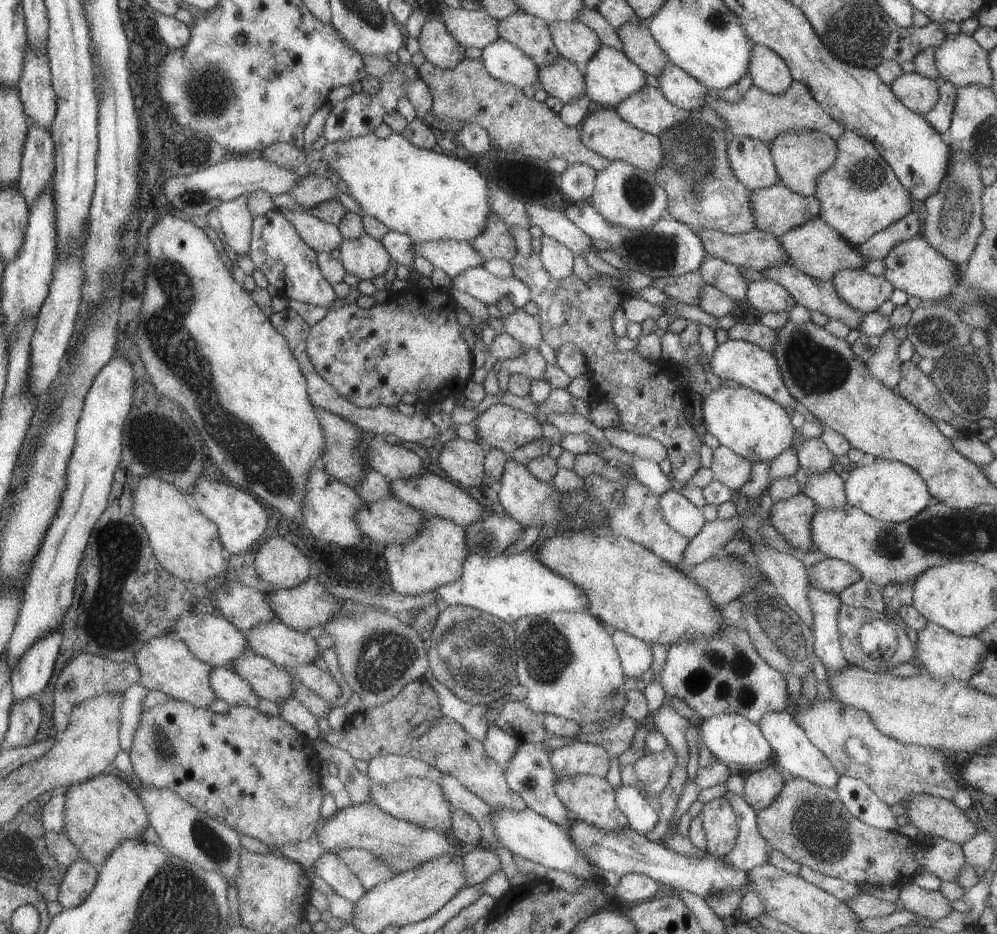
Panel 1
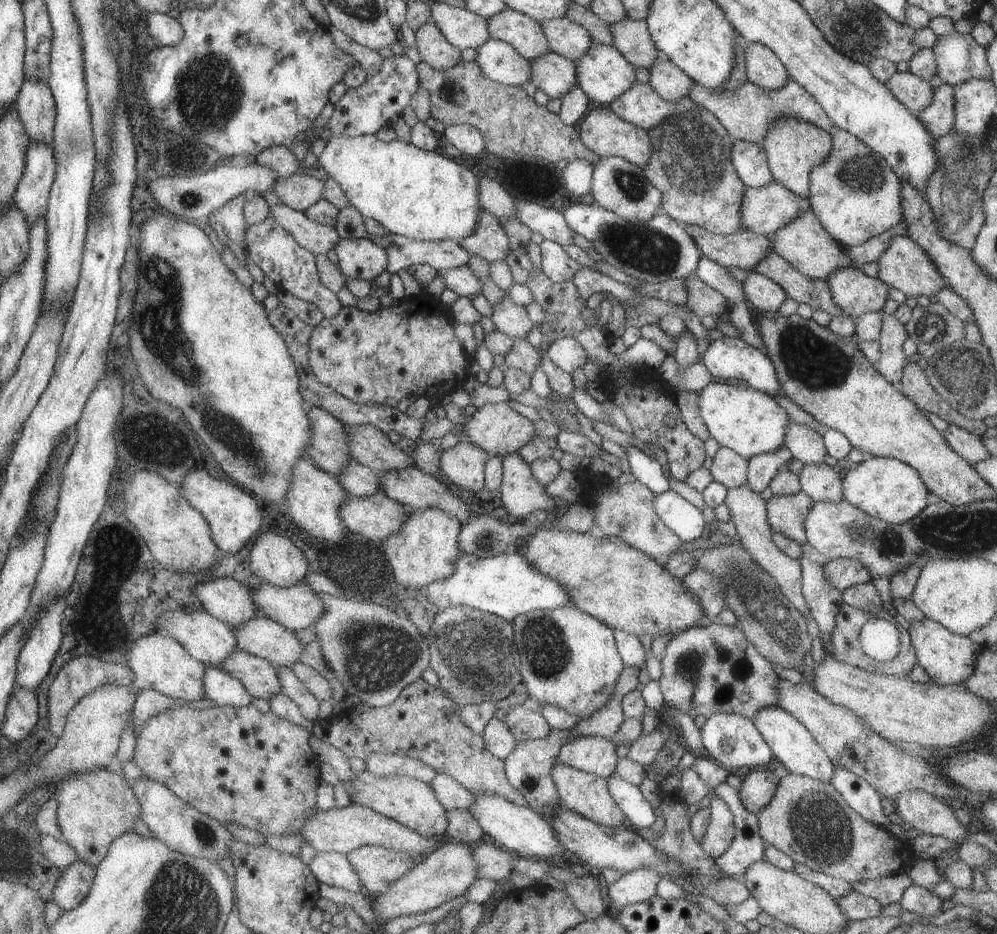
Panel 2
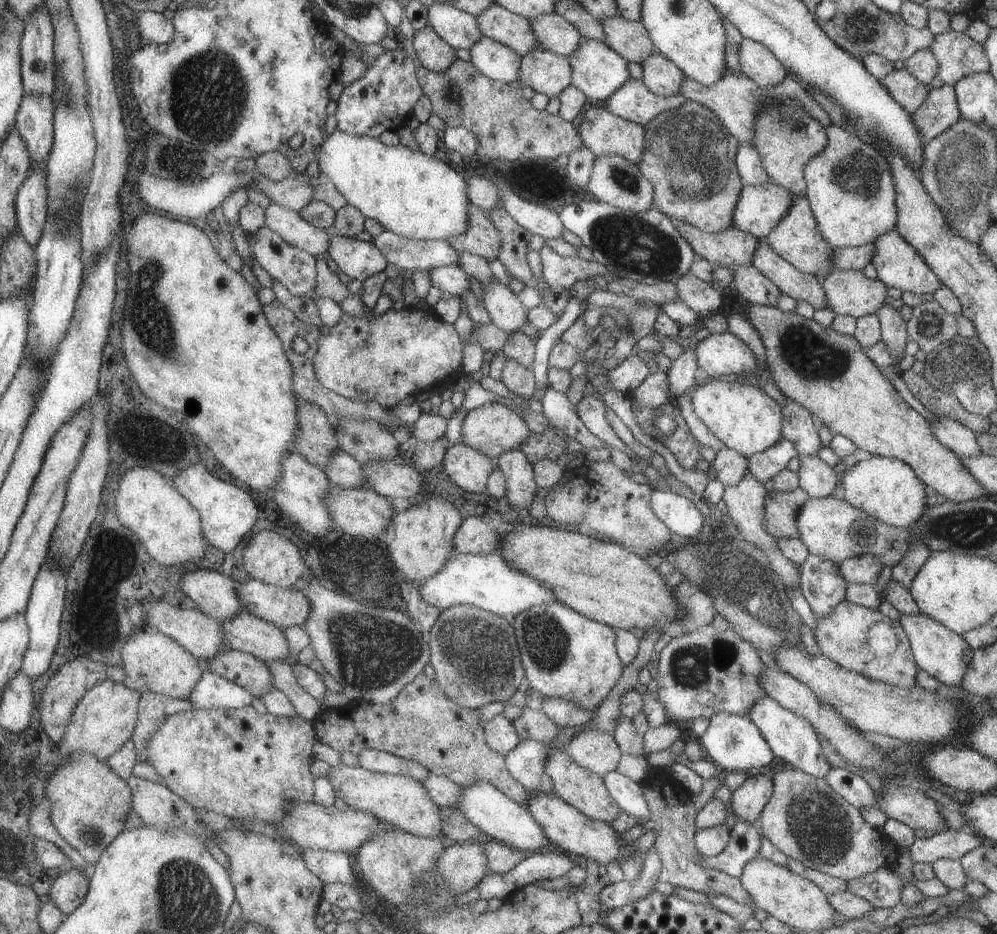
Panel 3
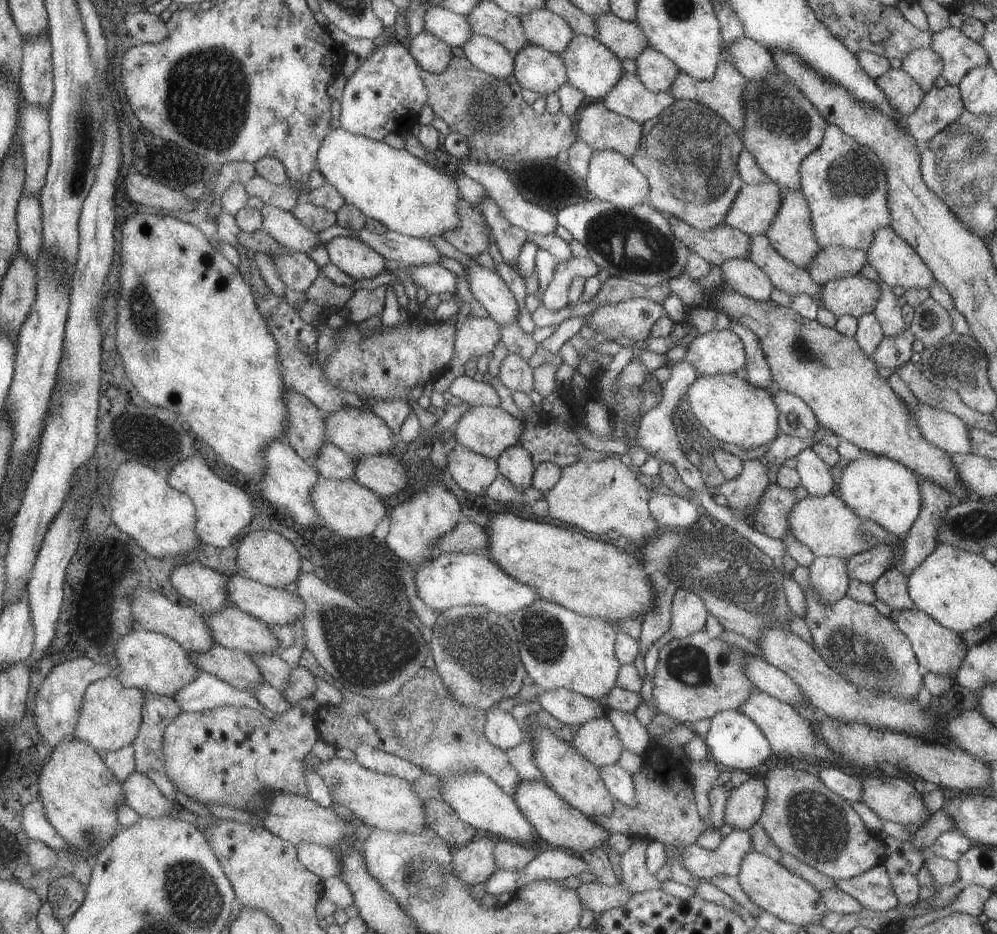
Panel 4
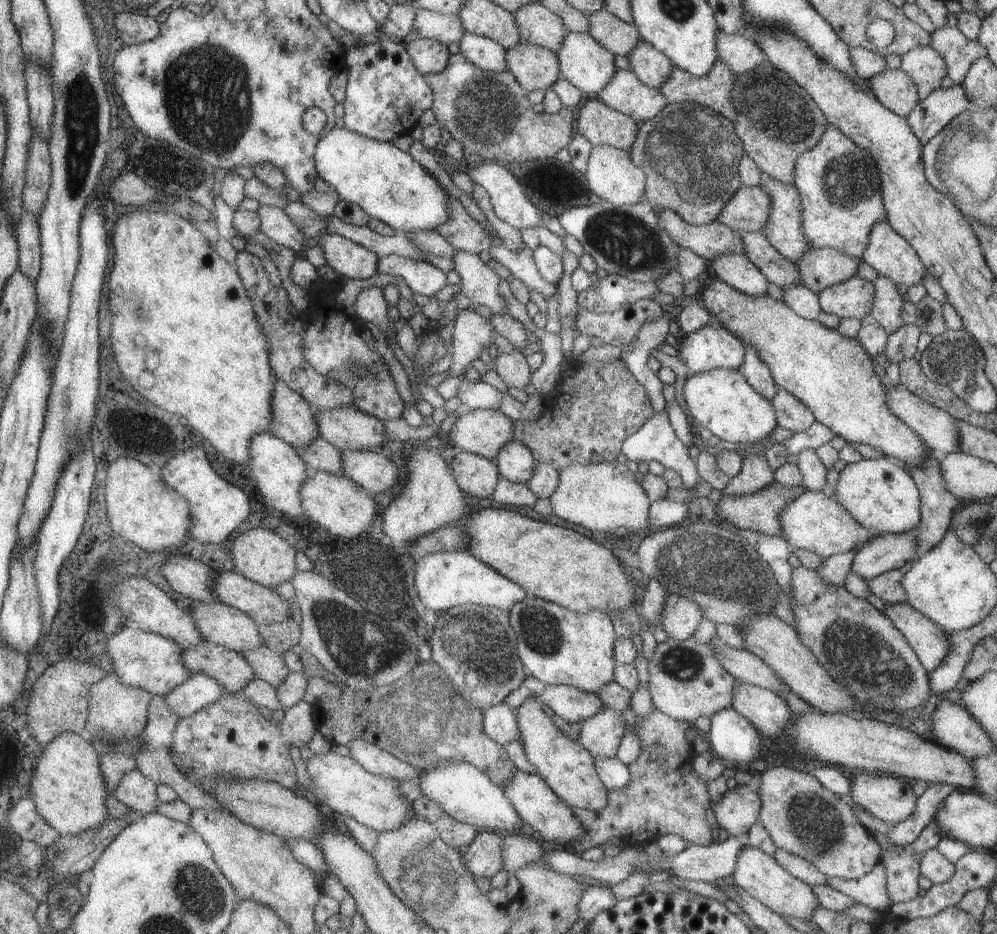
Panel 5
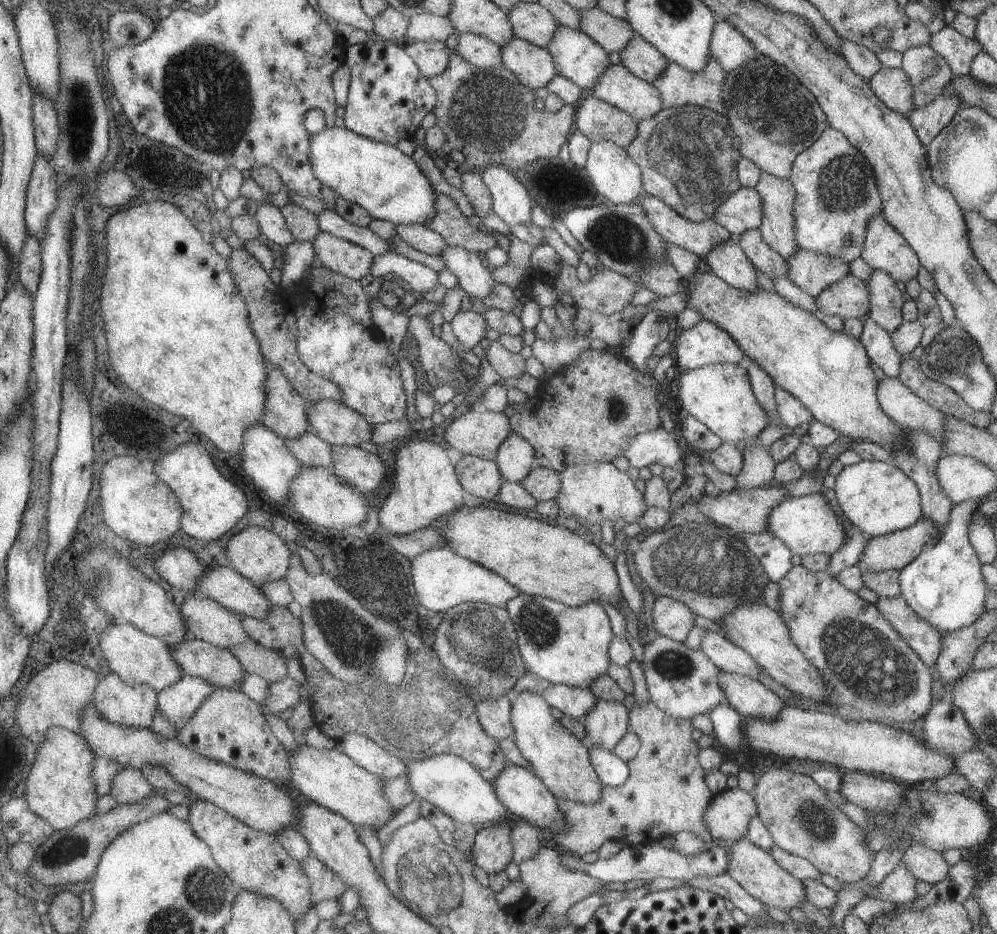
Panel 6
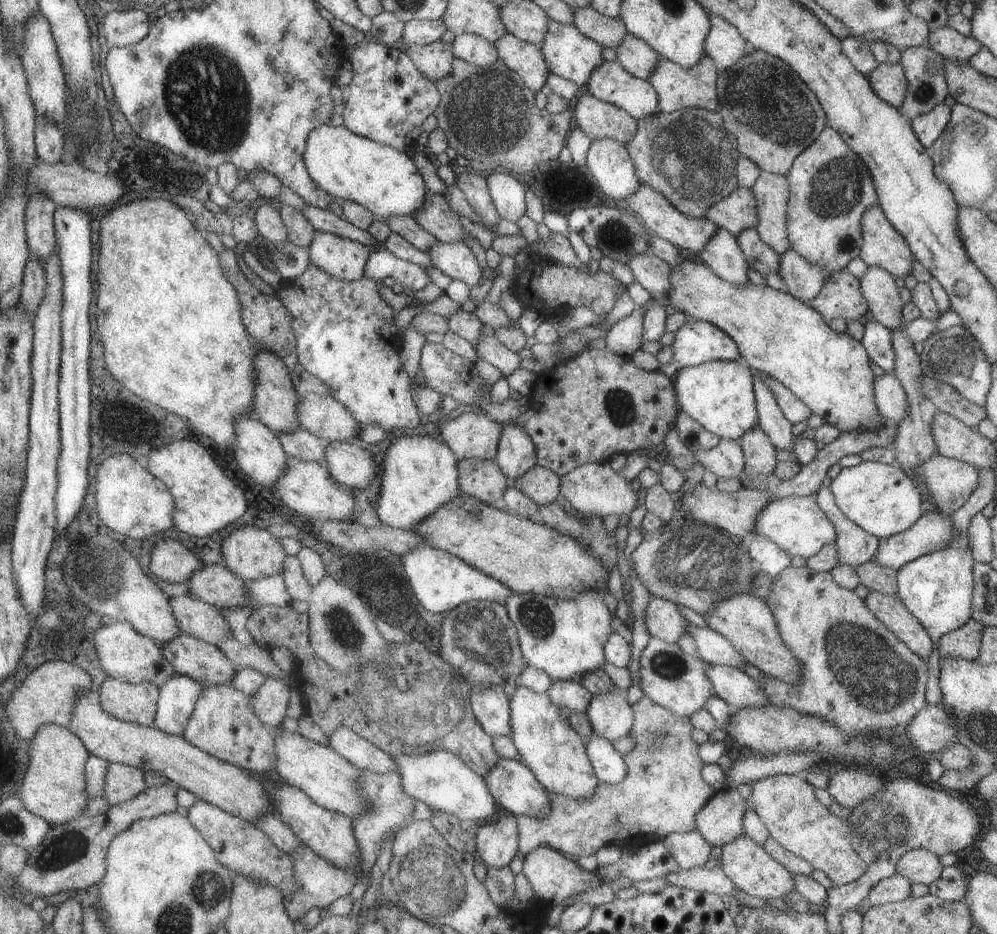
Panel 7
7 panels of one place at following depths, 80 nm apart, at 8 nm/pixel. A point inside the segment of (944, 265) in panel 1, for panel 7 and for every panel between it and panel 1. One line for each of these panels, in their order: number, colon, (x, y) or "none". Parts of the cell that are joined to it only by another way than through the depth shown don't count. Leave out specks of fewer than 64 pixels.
2: (903, 264)
3: (897, 264)
4: (896, 264)
5: (887, 253)
6: (884, 249)
7: (882, 247)

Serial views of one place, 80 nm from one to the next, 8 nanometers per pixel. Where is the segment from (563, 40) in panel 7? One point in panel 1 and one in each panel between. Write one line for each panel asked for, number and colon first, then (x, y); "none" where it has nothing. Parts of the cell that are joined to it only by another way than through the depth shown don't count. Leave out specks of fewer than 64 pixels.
1: (609, 76)
2: (601, 73)
3: (596, 70)
4: (590, 67)
5: (587, 65)
6: (577, 58)

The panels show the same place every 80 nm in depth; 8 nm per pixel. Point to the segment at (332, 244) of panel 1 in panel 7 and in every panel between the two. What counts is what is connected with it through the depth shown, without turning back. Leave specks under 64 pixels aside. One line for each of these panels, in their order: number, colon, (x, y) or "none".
2: (317, 239)
3: (289, 225)
4: (280, 225)
5: (274, 223)
6: (271, 224)
7: (266, 216)

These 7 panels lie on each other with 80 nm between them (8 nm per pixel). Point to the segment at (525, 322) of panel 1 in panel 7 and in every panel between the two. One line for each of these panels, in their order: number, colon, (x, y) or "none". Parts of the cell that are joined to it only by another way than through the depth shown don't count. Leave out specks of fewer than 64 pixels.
2: (510, 318)
3: (504, 309)
4: (487, 287)
5: (478, 283)
6: (473, 277)
7: (455, 260)

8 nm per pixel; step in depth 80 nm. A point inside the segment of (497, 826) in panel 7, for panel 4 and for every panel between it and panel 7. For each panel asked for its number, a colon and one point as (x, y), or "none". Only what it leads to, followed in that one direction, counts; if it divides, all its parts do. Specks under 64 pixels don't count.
4: (472, 863)
5: (483, 858)
6: (491, 851)

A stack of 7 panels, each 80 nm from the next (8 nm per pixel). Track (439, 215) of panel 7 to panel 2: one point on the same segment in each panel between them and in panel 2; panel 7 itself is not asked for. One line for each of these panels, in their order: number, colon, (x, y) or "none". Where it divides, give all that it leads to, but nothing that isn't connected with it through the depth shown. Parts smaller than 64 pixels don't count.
2: (488, 240)
3: (481, 238)
4: (471, 238)
5: (460, 231)
6: (448, 222)

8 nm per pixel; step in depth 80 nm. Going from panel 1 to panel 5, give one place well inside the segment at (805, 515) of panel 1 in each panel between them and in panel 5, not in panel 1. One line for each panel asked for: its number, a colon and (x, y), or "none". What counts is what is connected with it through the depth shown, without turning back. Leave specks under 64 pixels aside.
2: (784, 513)
3: (781, 509)
4: (771, 518)
5: (759, 512)

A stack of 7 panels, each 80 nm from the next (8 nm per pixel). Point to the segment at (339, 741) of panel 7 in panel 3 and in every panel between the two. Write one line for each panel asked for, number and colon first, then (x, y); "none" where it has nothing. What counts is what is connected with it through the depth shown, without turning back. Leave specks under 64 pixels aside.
3: (374, 761)
4: (371, 759)
5: (375, 761)
6: (366, 754)

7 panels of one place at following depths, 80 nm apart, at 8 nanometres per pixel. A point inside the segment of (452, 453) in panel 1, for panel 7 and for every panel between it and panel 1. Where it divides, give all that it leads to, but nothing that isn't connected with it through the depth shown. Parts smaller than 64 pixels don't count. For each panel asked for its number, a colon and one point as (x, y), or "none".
2: (463, 464)
3: (467, 468)
4: (472, 473)
5: (476, 476)
6: (479, 477)
7: (483, 480)

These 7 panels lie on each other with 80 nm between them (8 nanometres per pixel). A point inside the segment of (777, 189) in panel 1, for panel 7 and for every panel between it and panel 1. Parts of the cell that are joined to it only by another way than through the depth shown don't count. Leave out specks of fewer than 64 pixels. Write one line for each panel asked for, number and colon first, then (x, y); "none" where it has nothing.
2: (763, 210)
3: (759, 208)
4: (752, 211)
5: (747, 211)
6: (742, 211)
7: (738, 211)

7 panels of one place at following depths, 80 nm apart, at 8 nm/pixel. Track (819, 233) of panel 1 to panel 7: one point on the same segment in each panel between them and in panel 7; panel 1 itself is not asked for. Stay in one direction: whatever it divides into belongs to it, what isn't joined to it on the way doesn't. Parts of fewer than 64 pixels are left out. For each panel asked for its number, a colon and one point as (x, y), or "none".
2: (802, 242)
3: (796, 239)
4: (790, 234)
5: (783, 231)
6: (777, 195)
7: (771, 192)

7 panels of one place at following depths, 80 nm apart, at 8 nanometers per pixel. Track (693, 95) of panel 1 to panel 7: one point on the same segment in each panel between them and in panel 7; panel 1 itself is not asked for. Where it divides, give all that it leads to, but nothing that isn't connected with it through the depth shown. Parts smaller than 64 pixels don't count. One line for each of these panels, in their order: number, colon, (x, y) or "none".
2: (669, 82)
3: (663, 78)
4: (654, 71)
5: (651, 67)
6: (643, 61)
7: (633, 55)

